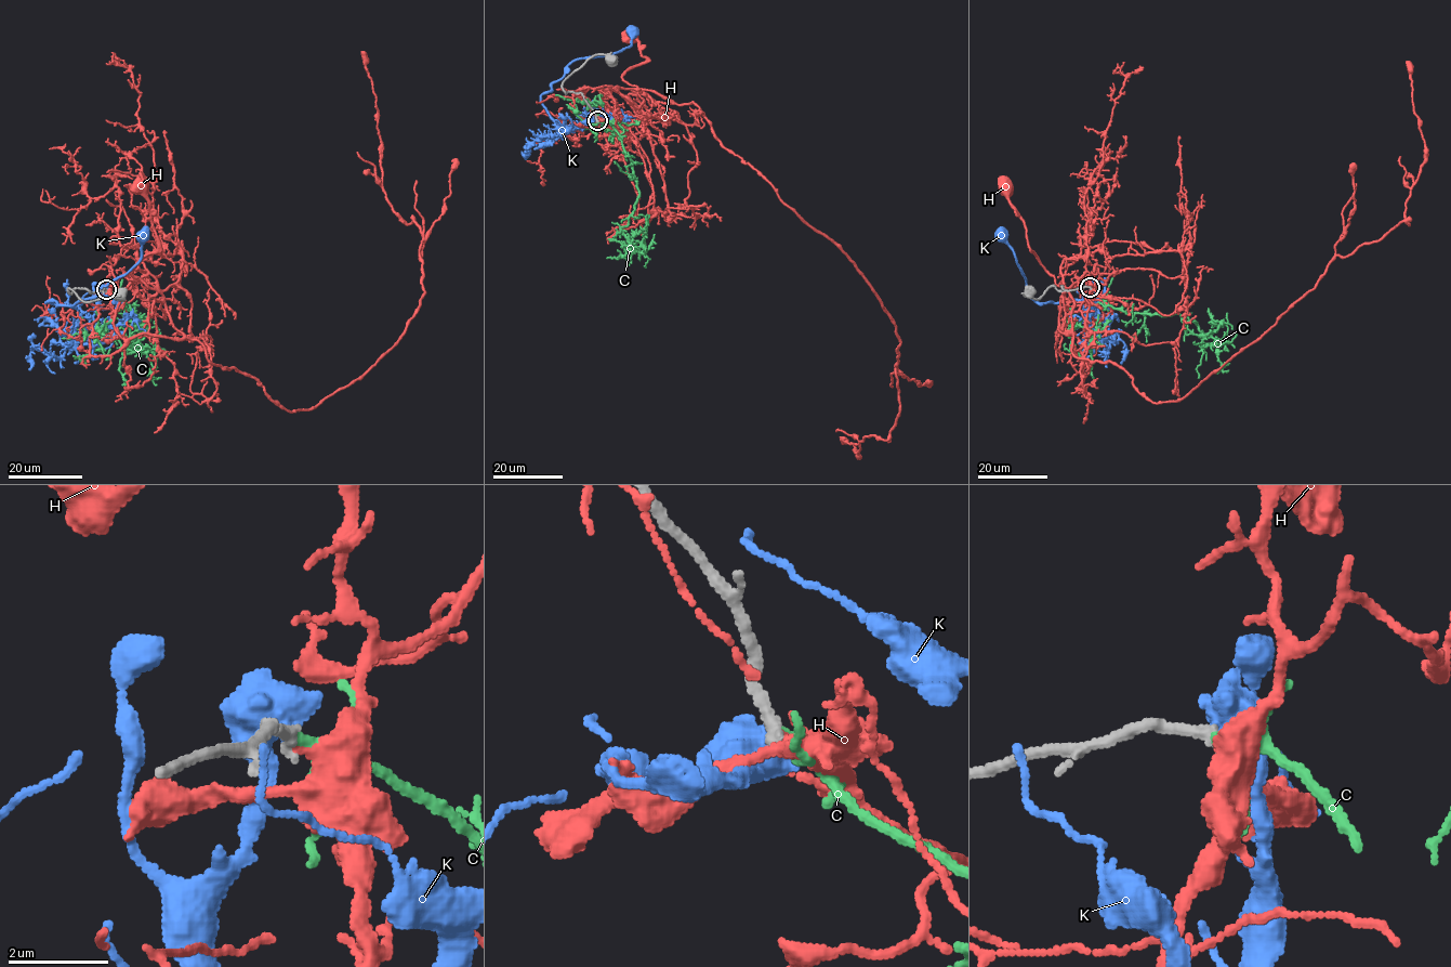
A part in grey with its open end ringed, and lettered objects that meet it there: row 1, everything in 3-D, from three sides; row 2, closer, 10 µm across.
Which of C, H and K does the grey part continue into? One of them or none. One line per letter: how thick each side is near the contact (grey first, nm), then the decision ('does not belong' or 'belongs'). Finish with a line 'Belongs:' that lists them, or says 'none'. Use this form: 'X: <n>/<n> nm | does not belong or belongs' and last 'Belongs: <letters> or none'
C: 280/170 nm | belongs
H: 280/380 nm | does not belong
K: 280/700 nm | does not belong
Belongs: C

